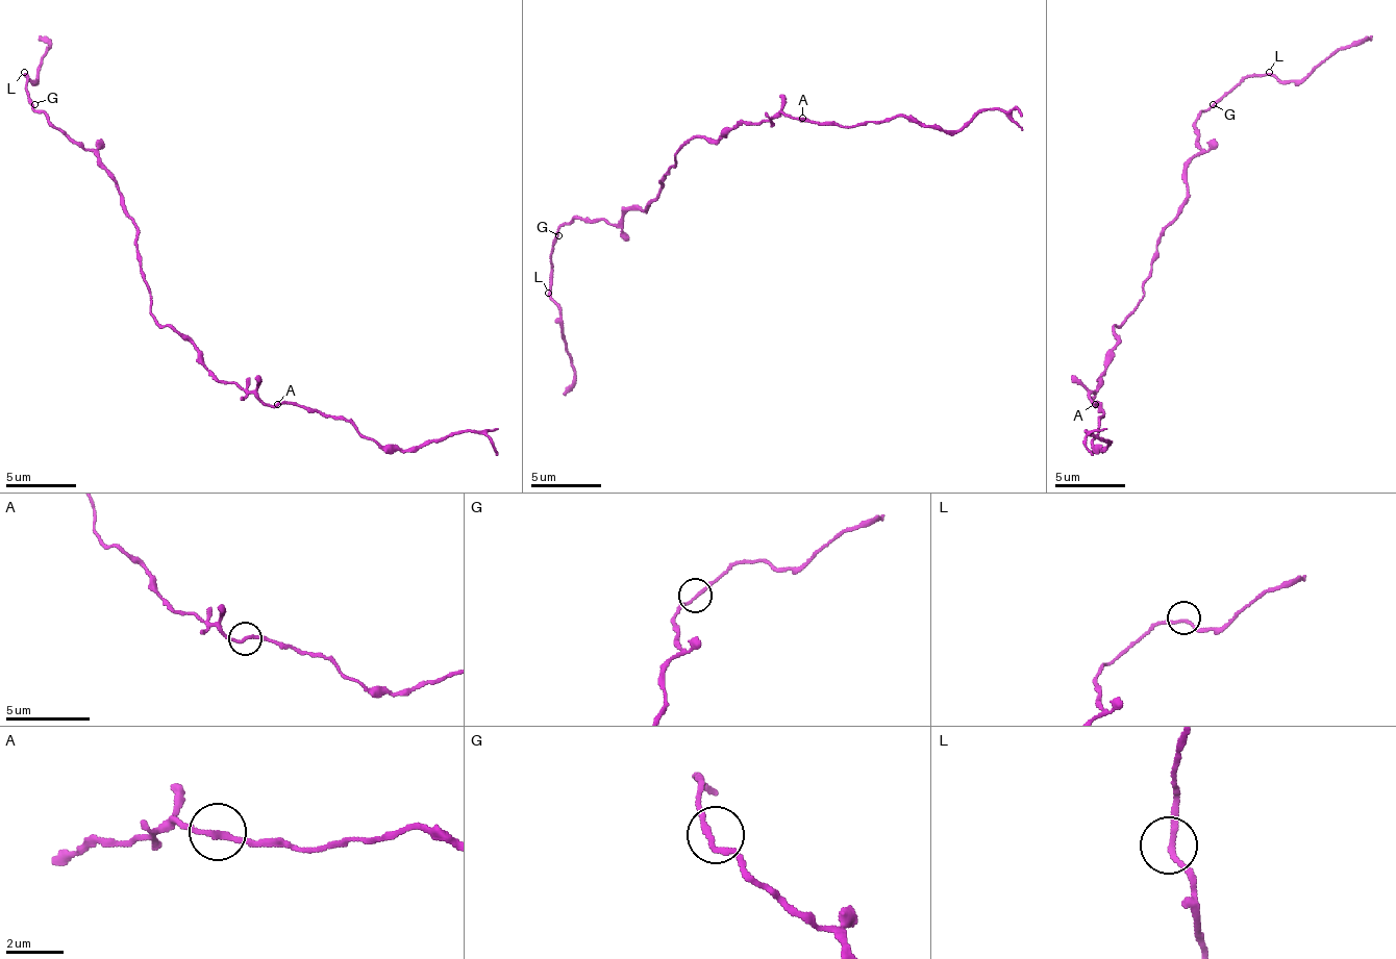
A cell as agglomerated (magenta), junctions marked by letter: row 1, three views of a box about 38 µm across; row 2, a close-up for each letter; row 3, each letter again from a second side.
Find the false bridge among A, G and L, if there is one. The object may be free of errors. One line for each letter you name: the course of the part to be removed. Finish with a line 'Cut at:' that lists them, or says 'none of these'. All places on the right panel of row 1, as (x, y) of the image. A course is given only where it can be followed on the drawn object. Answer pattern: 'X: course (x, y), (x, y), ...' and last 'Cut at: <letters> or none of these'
Cut at: none of these

